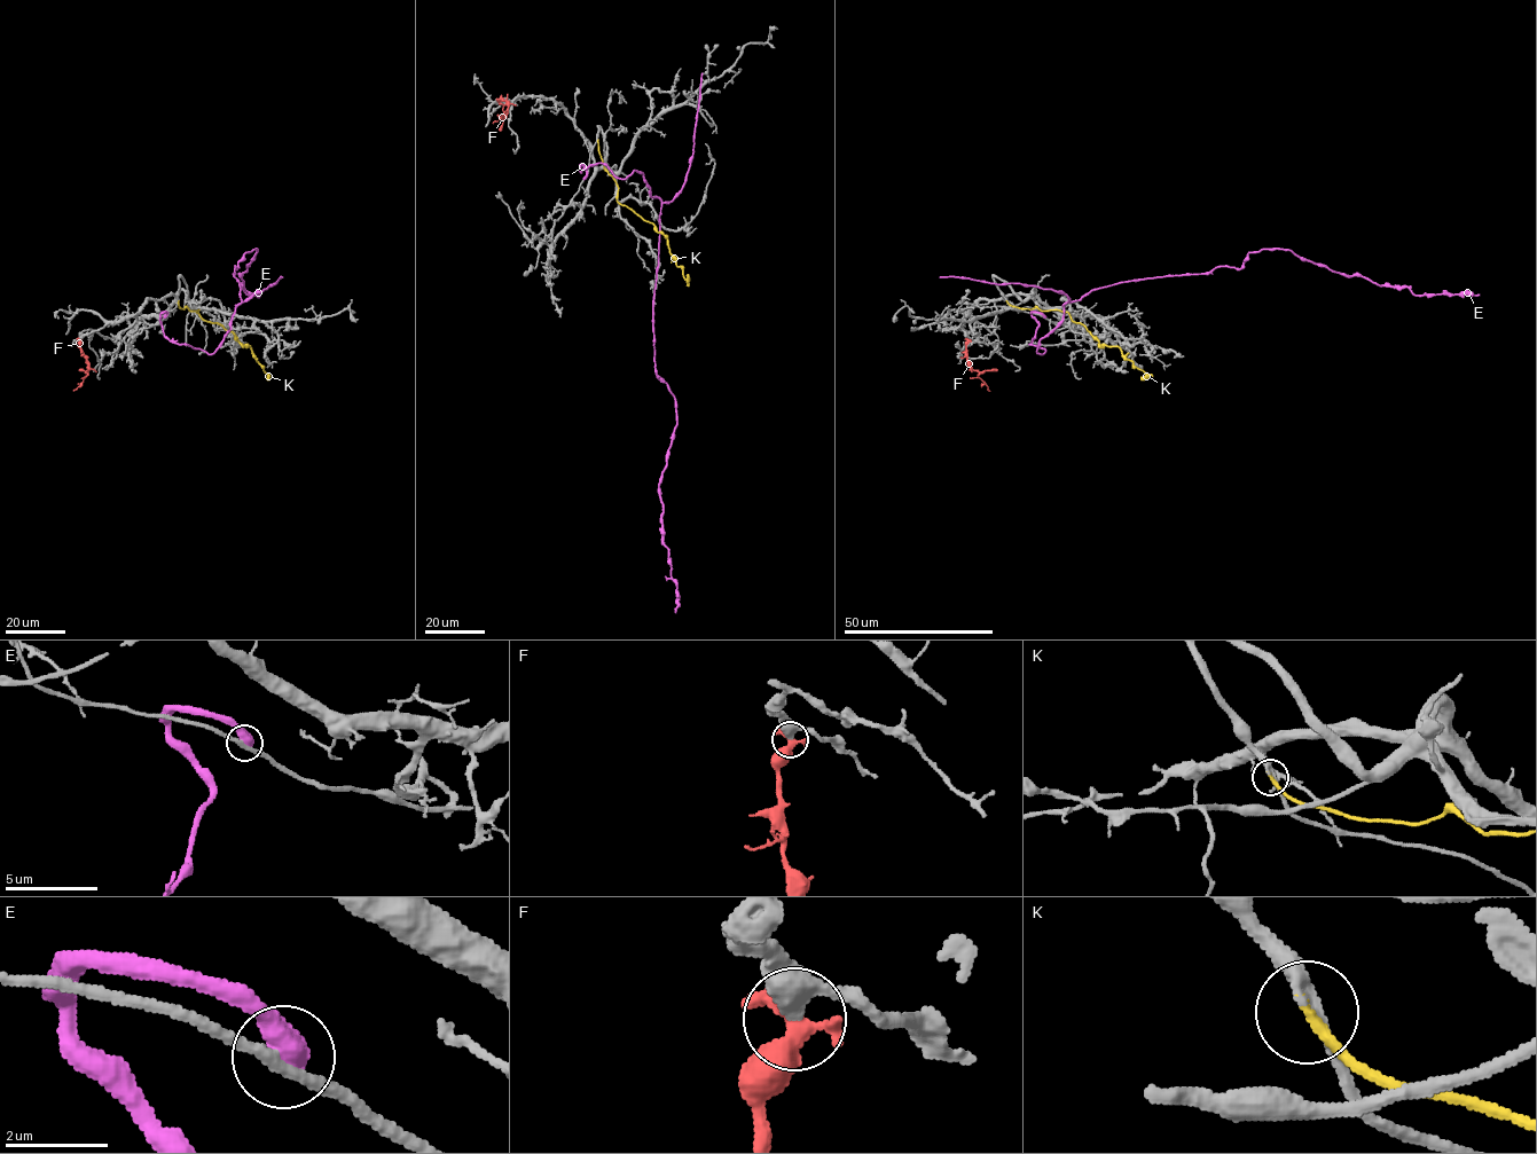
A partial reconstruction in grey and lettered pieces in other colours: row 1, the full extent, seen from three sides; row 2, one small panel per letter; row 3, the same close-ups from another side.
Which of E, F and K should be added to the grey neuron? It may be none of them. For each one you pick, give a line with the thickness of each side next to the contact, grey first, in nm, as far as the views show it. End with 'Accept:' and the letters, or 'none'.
K: 220/200 nm
Accept: K

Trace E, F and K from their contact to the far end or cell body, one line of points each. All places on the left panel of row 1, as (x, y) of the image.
E: (165, 318), (171, 340), (212, 354), (242, 301), (235, 266), (256, 249), (240, 276), (243, 290), (256, 295)
F: (79, 339), (88, 369), (73, 391)
K: (178, 301), (181, 308), (198, 311), (205, 320), (217, 322), (250, 346), (267, 379)

